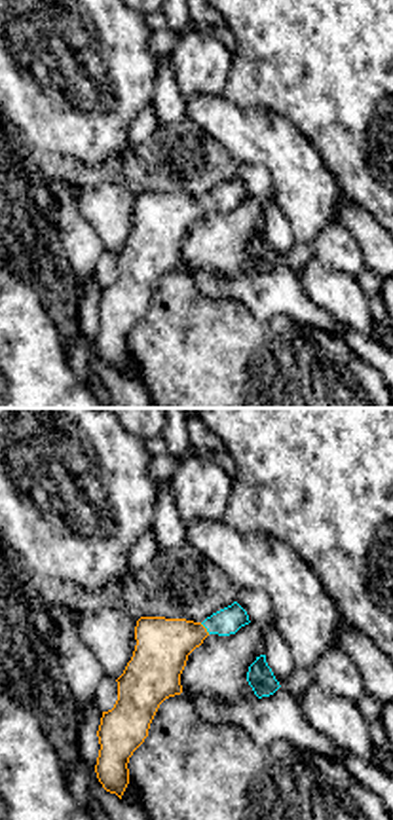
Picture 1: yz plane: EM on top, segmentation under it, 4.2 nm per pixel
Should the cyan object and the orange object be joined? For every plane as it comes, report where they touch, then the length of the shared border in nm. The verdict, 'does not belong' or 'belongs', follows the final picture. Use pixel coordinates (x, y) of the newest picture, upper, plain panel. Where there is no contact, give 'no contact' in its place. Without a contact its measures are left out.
contact (205, 202); length 60 nm

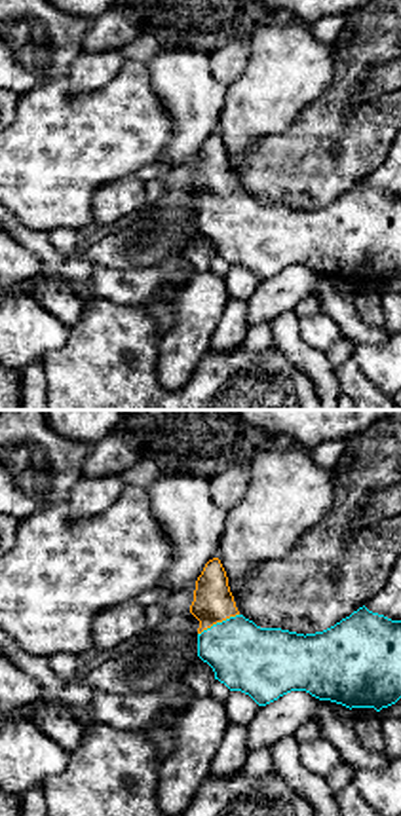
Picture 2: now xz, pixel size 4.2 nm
contact (217, 198); length 200 nm

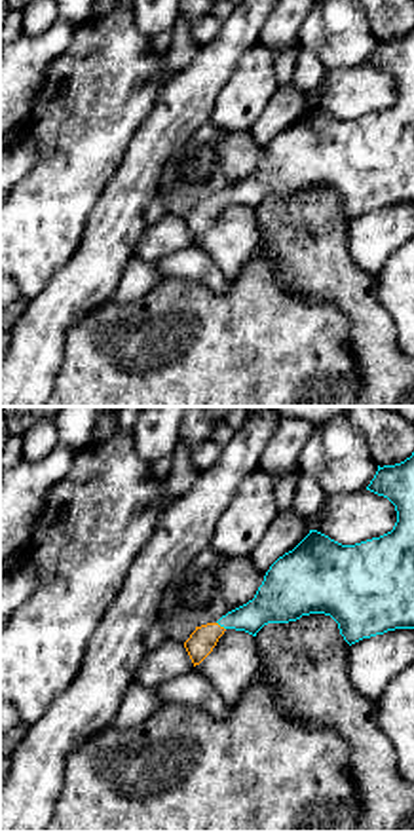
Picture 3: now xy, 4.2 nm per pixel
contact (221, 200); length 50 nm

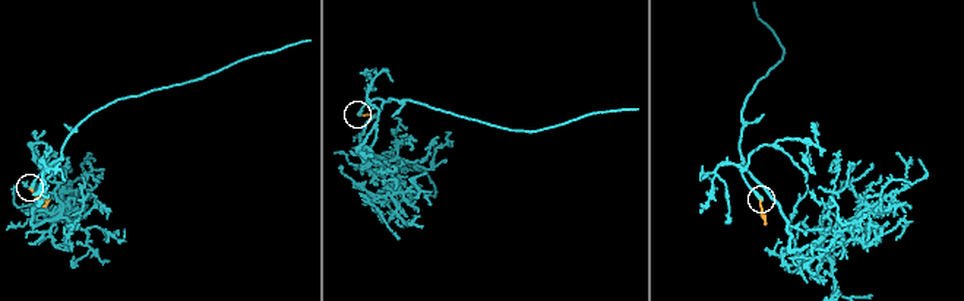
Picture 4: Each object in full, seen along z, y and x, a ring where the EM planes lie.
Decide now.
belongs

